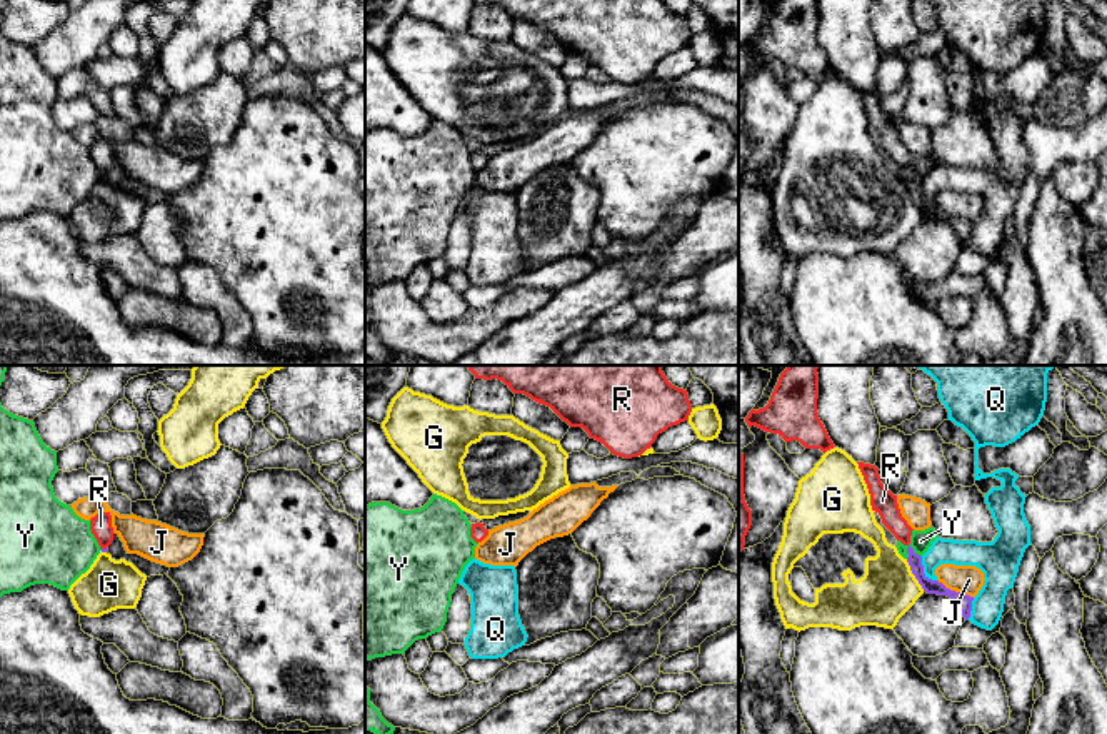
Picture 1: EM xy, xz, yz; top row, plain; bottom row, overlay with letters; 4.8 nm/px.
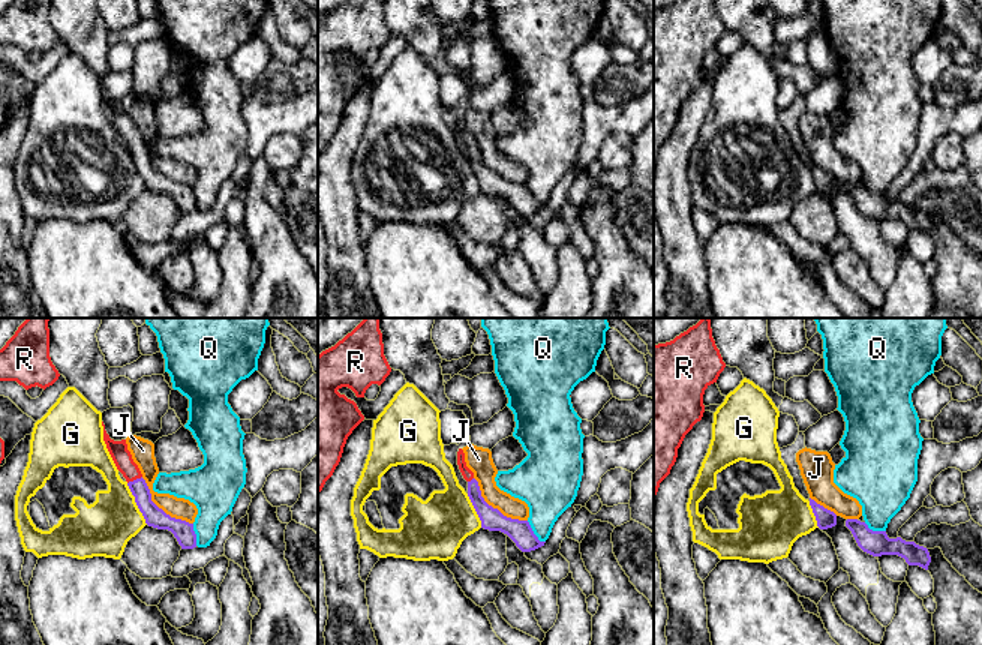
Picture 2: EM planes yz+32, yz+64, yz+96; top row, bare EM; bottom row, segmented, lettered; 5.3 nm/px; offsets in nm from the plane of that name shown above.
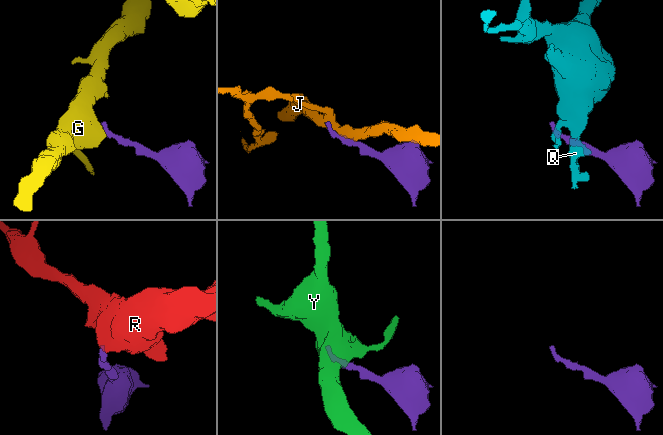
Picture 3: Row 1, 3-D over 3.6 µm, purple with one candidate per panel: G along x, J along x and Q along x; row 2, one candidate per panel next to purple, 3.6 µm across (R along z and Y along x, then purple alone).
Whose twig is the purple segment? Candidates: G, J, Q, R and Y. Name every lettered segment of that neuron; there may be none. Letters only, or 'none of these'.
R

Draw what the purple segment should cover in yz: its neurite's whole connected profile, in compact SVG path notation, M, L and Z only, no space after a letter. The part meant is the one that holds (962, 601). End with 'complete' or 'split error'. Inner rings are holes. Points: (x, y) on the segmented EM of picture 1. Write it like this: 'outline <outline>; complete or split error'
outline M910 545L907 547L907 554L909 554L907 562L910 566L910 571L922 586L924 592L950 597L962 612L962 616L965 617L965 621L969 621L974 597L964 592L950 591L942 582L929 579L924 574L922 556L915 554Z; complete

